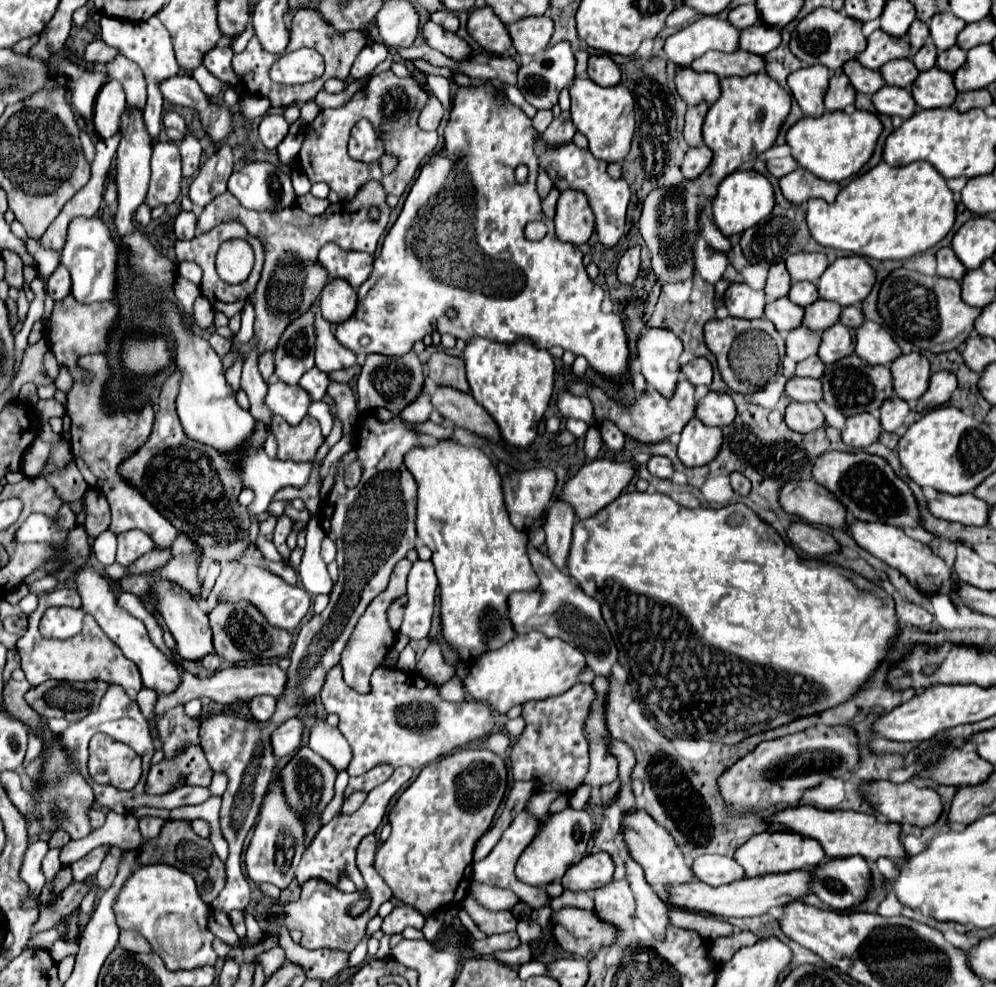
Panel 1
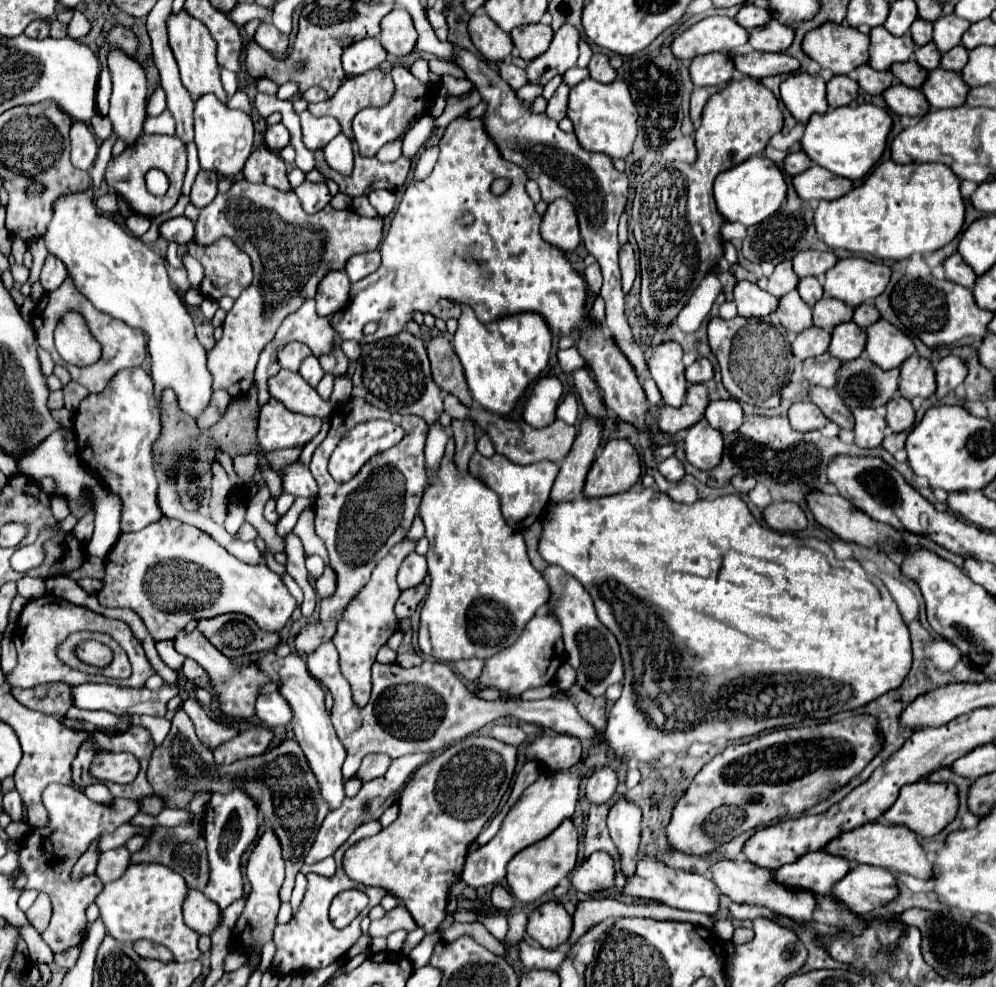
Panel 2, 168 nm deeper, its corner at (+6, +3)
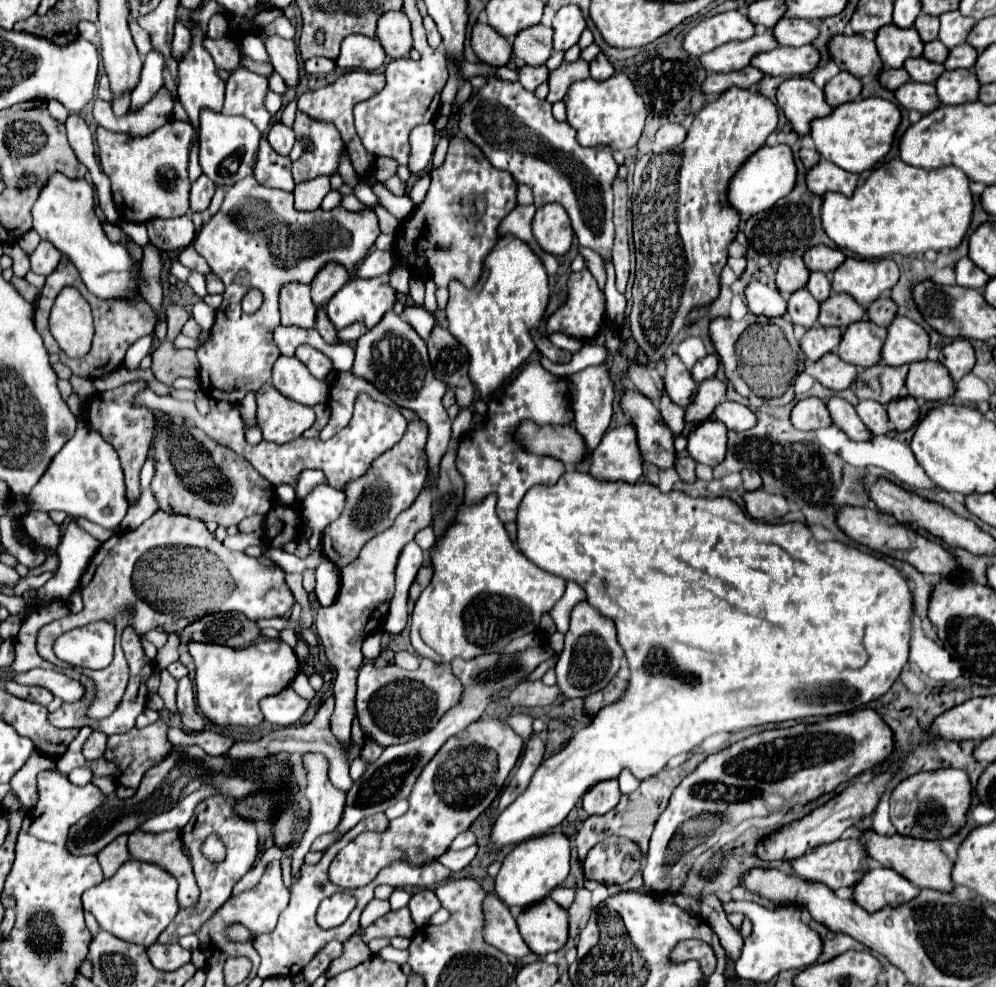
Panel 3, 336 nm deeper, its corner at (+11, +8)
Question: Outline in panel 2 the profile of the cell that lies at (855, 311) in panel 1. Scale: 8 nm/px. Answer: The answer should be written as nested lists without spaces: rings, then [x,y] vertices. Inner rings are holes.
[[[865,301],[861,303],[857,309],[853,309],[853,323],[861,329],[865,329],[867,325],[871,325],[873,321],[879,319],[879,313],[877,309],[873,307],[873,301]]]

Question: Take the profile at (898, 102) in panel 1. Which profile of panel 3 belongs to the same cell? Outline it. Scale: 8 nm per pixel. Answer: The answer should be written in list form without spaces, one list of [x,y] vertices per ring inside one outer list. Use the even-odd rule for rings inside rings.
[[[908,82],[908,84],[900,86],[894,94],[906,110],[918,110],[920,114],[930,114],[932,110],[936,110],[942,104],[940,98],[936,96],[934,84]]]

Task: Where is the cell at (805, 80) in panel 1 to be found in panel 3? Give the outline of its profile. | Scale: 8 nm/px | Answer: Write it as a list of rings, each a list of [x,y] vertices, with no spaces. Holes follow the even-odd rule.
[[[790,78],[778,88],[778,106],[800,136],[810,134],[810,122],[832,114],[824,92],[810,78]]]

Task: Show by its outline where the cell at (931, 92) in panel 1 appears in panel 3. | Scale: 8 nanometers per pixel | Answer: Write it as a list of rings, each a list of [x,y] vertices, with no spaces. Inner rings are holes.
[[[946,70],[936,82],[942,104],[966,104],[978,100],[980,82],[972,70]]]

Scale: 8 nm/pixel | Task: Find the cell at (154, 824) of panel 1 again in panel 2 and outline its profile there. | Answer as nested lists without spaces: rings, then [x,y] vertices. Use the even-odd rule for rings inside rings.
[[[53,783],[43,791],[43,803],[49,811],[49,825],[45,829],[33,829],[33,833],[25,839],[19,853],[19,873],[27,875],[25,889],[45,891],[53,903],[53,917],[47,931],[41,935],[43,941],[51,947],[53,953],[61,953],[67,947],[75,947],[83,939],[83,931],[87,929],[85,909],[95,901],[101,893],[103,883],[95,877],[83,877],[81,881],[69,881],[69,873],[77,859],[89,849],[89,845],[99,839],[103,833],[111,833],[119,825],[127,823],[141,811],[141,805],[131,799],[113,799],[111,807],[97,805],[87,799],[87,795],[75,785],[59,785]],[[43,839],[43,849],[37,853],[37,841]]]

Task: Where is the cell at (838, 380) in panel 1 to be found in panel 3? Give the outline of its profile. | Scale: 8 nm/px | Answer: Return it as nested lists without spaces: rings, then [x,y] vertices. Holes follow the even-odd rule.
[[[876,364],[872,368],[866,368],[856,378],[856,396],[860,400],[876,400],[880,404],[888,404],[890,400],[898,398],[902,386],[906,384],[908,366],[886,366]]]

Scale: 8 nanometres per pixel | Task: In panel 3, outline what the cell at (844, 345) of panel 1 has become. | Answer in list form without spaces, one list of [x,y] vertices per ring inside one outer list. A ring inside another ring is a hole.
[[[860,320],[844,330],[838,354],[842,360],[864,370],[872,364],[880,364],[880,348],[884,346],[884,340],[886,328],[876,326],[870,320]]]

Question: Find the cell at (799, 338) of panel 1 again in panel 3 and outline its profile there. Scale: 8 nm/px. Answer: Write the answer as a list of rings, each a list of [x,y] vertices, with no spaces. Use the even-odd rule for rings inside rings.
[[[814,326],[810,328],[802,340],[800,340],[800,346],[802,346],[802,352],[806,354],[806,358],[810,360],[820,360],[824,354],[828,352],[834,352],[838,348],[842,340],[842,330],[840,328],[824,328],[824,326]]]

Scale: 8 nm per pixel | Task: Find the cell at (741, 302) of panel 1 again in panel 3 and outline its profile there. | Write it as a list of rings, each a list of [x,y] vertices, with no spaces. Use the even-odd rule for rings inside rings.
[[[752,280],[752,284],[746,288],[746,298],[748,298],[748,310],[756,316],[784,316],[786,312],[786,300],[784,296],[776,290],[770,288],[758,280]]]

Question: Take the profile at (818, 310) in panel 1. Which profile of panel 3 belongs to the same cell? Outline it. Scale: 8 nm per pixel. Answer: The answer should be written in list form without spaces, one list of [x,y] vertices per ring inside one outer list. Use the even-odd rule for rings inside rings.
[[[832,294],[826,302],[820,304],[820,326],[838,326],[848,328],[866,316],[866,308],[856,304],[848,294]]]

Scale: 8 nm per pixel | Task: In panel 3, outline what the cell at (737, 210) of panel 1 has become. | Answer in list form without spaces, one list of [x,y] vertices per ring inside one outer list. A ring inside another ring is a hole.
[[[786,144],[762,146],[756,152],[756,156],[752,156],[732,178],[732,184],[728,188],[728,200],[742,216],[758,214],[758,212],[774,206],[780,198],[784,198],[794,188],[796,174],[798,174],[798,168],[796,168],[790,146],[786,146]]]

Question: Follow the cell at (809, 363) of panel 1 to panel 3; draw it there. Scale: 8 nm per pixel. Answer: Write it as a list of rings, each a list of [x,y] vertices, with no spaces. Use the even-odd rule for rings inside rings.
[[[830,352],[828,356],[820,358],[812,366],[808,366],[806,372],[812,374],[820,384],[824,384],[826,388],[830,388],[834,392],[852,388],[852,380],[856,380],[856,376],[858,376],[856,366],[844,362],[836,352]]]

